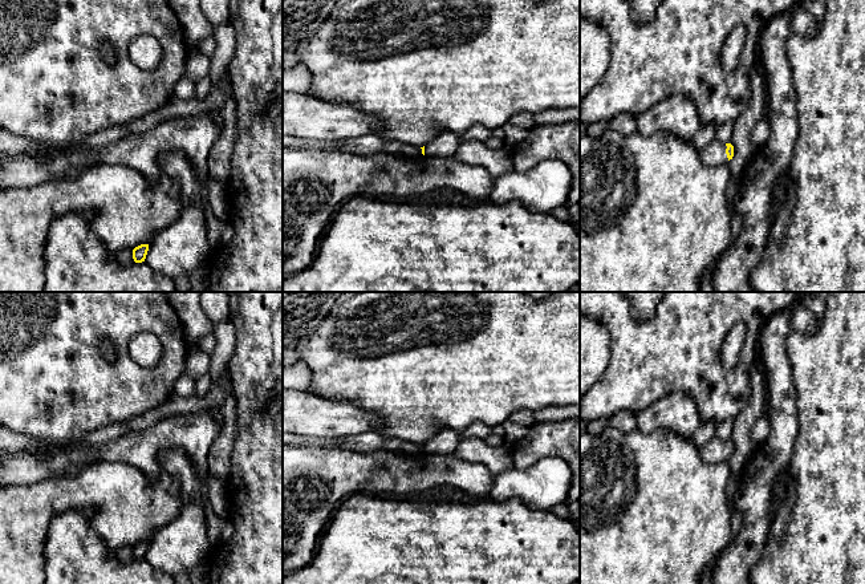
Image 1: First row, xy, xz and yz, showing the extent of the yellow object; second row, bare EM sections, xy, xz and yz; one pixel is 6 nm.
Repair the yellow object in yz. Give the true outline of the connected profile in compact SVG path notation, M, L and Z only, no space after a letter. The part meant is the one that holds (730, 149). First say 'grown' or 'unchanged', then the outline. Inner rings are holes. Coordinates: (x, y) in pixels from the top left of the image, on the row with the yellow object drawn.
grown | M714 139L708 146L699 151L700 159L707 166L727 165L734 157L734 146Z

